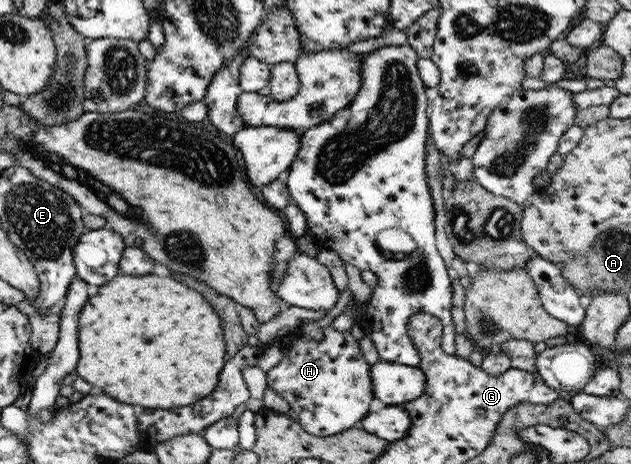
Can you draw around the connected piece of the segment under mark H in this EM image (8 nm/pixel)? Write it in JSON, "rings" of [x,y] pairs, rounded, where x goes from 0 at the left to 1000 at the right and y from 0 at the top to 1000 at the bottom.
{"rings":[[[521,698],[512,707],[510,718],[513,731],[501,735],[482,728],[472,711],[466,711],[461,720],[466,733],[460,741],[433,741],[448,754],[448,776],[423,802],[422,817],[423,832],[437,843],[441,858],[452,858],[461,884],[474,897],[477,925],[499,942],[525,942],[567,918],[585,892],[585,871],[593,858],[591,817],[588,791],[575,772],[569,754],[569,735],[563,733],[556,713],[540,716]]]}

